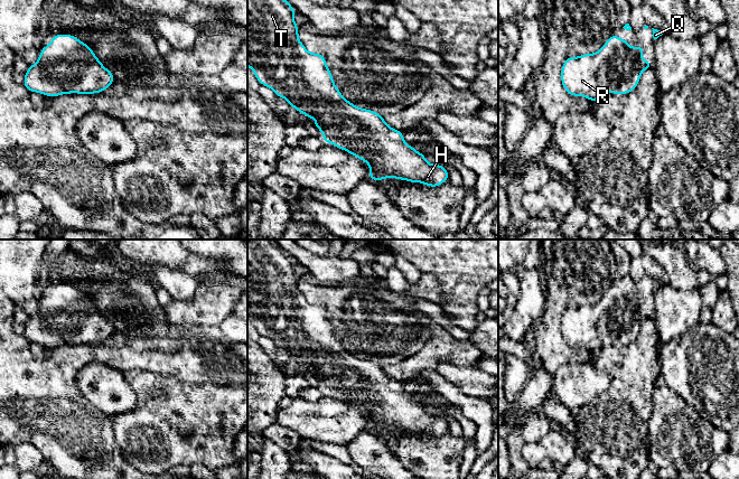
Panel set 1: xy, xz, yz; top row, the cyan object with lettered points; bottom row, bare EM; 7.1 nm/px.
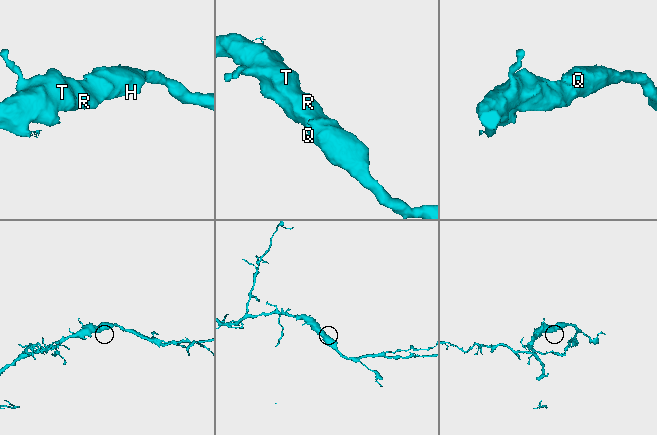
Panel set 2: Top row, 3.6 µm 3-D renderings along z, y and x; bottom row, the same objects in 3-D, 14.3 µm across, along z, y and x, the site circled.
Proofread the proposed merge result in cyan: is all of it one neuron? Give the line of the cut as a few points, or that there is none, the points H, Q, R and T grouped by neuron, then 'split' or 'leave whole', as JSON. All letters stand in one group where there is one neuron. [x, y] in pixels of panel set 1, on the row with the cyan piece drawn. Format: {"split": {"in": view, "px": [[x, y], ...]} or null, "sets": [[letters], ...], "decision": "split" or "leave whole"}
{"split": null, "sets": [["H", "Q", "R", "T"]], "decision": "leave whole"}

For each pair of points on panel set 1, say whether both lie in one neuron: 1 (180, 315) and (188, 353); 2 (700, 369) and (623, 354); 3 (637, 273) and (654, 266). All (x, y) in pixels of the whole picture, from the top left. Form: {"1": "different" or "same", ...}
{"1": "different", "2": "different", "3": "same"}

